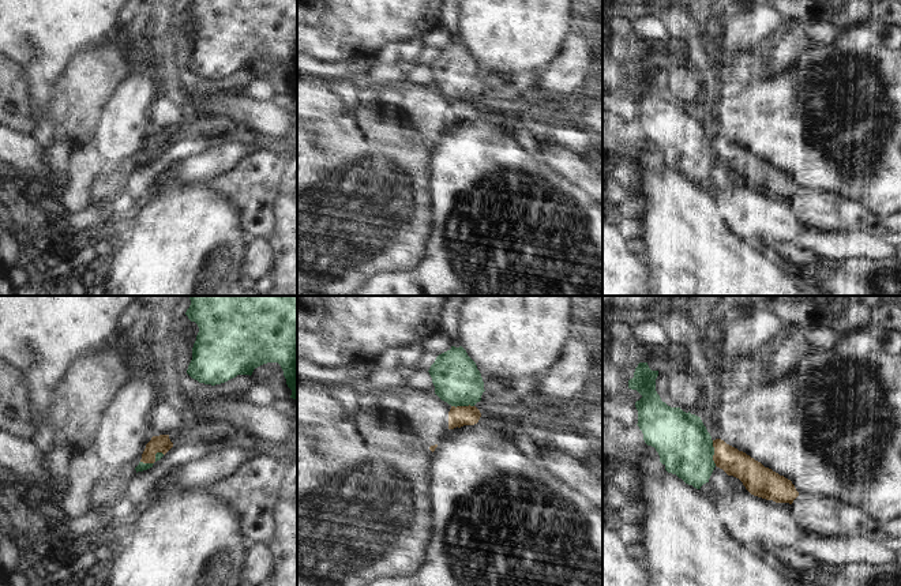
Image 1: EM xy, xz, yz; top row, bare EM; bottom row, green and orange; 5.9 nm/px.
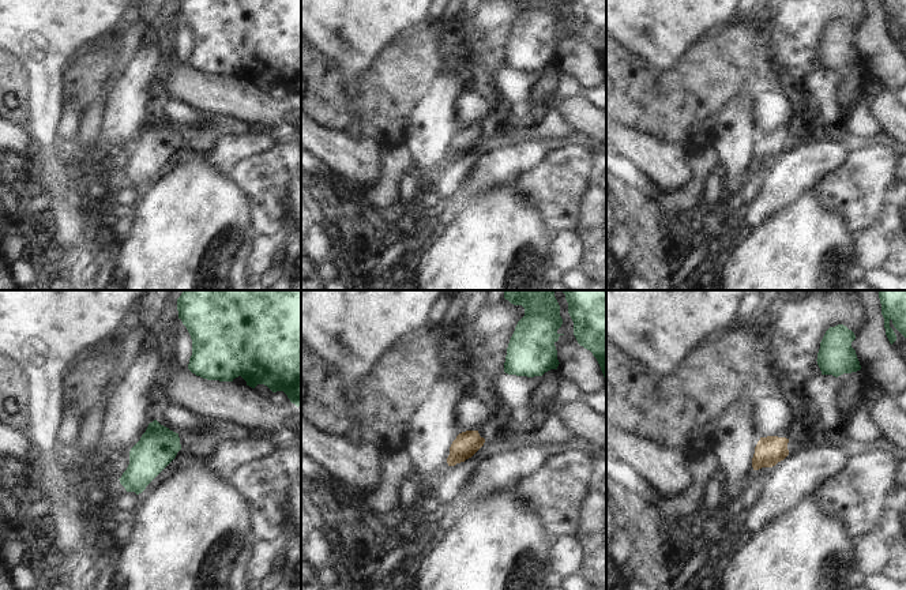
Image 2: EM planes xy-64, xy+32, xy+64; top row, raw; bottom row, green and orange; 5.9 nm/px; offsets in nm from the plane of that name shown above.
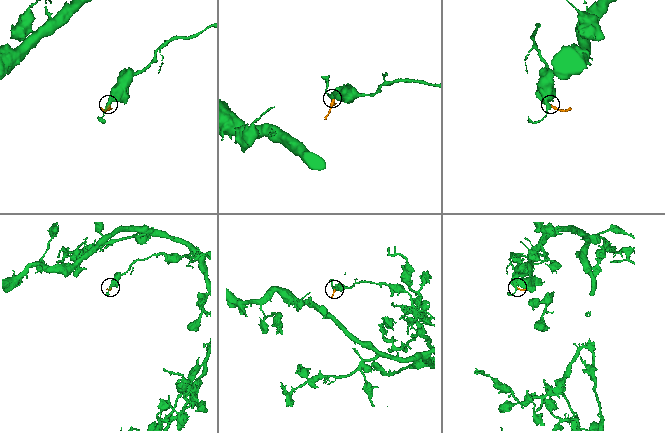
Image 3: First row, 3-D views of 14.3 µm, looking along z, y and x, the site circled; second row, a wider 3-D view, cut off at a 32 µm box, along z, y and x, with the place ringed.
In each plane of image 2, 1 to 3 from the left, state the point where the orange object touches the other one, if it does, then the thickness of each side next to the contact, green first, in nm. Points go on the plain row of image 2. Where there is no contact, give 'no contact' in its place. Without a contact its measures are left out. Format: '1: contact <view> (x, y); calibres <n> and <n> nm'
1: no contact
2: no contact
3: no contact

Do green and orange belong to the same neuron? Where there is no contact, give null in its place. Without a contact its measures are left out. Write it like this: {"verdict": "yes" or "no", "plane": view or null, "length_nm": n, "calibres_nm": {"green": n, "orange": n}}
{"verdict": "no", "plane": "yz", "length_nm": 150, "calibres_nm": {"green": 320, "orange": 160}}

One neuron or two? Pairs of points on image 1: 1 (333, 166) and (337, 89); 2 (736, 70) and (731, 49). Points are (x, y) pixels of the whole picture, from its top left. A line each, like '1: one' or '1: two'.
1: two
2: two

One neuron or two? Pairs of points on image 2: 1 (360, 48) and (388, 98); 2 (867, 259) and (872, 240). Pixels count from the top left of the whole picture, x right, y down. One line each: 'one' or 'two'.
1: two
2: one

